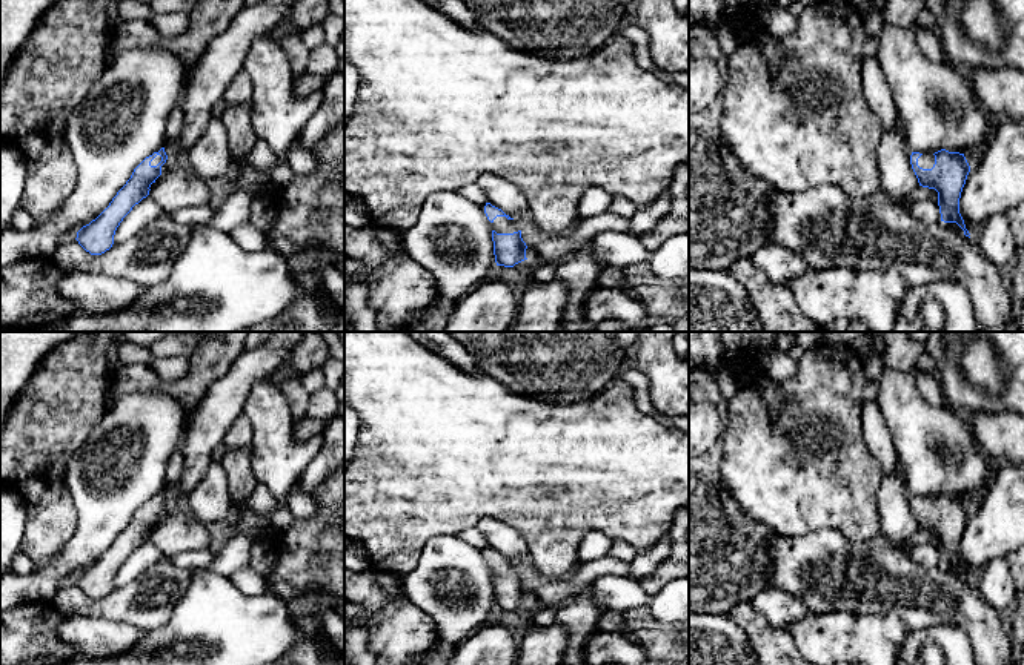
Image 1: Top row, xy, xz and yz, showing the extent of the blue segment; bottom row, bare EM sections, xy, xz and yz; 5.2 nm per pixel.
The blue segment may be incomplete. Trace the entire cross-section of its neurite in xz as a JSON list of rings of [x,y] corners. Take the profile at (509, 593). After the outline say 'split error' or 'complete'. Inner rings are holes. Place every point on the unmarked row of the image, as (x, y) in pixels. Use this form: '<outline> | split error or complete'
[[[486,547],[484,557],[494,571],[492,585],[497,610],[514,611],[527,604],[527,590],[521,582],[518,565],[490,547]]] | split error

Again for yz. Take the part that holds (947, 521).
[[[946,493],[935,498],[912,496],[910,508],[919,530],[938,536],[941,565],[956,567],[964,574],[964,579],[969,581],[970,577],[959,557],[961,536],[970,516],[964,498]]] | split error

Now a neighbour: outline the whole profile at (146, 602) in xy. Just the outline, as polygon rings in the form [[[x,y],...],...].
[[[160,561],[121,588],[101,599],[91,599],[77,584],[62,587],[52,604],[65,617],[98,617],[134,625],[141,633],[168,624],[185,596],[194,570]]]

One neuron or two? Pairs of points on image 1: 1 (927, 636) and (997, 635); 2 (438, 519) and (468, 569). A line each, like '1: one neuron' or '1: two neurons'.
1: two neurons
2: two neurons

